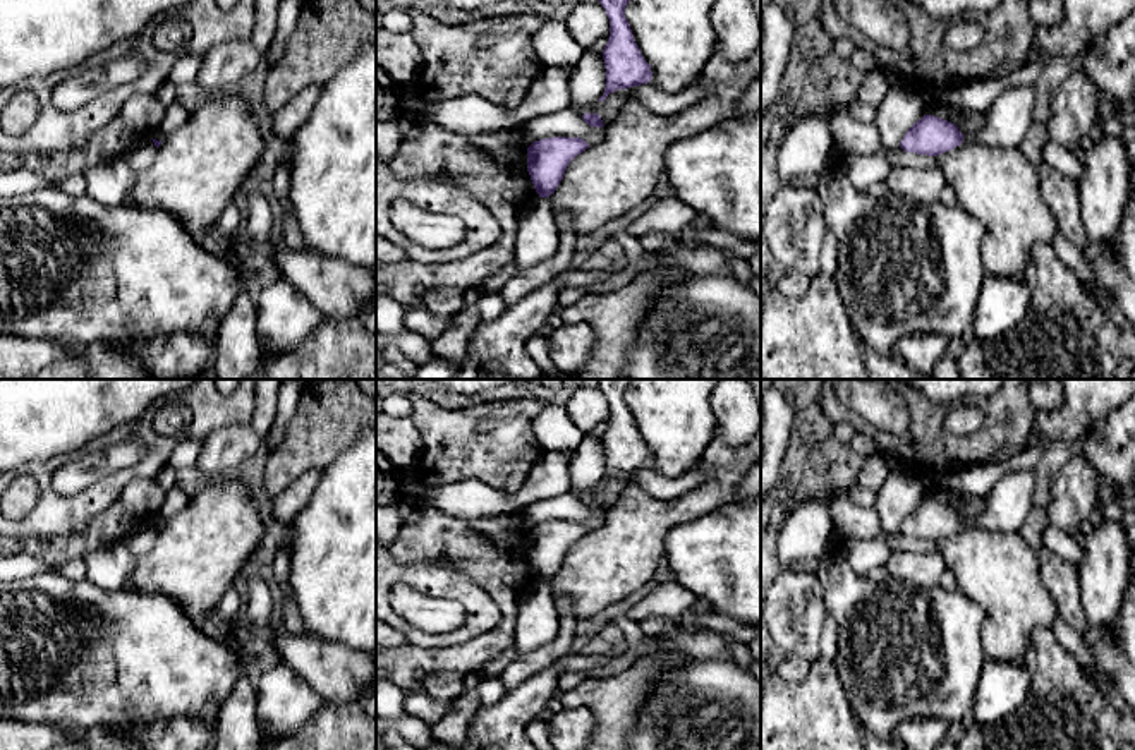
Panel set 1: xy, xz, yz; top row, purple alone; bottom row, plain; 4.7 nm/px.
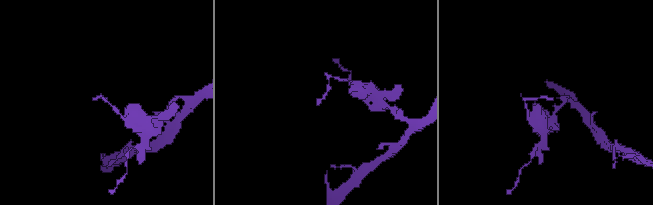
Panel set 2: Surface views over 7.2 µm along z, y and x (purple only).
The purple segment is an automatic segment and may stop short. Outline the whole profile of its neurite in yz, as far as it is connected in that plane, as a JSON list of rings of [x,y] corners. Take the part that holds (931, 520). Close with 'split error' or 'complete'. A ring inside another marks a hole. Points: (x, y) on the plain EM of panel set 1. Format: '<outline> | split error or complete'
[[[924,499],[903,520],[900,532],[908,537],[938,541],[960,530],[963,518],[939,501]]] | complete

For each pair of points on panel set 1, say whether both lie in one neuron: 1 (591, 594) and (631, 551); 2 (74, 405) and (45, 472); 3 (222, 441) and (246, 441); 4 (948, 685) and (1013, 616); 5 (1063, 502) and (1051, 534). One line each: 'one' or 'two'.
1: one
2: two
3: one
4: two
5: two

